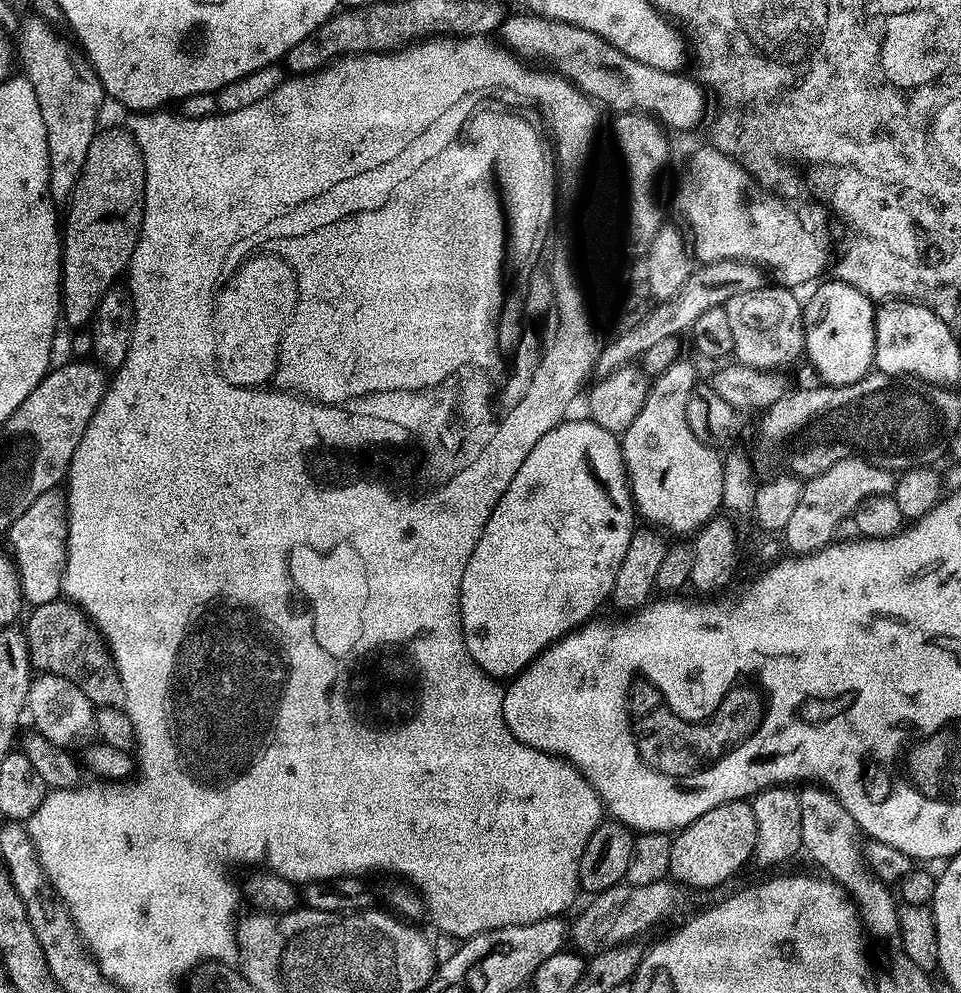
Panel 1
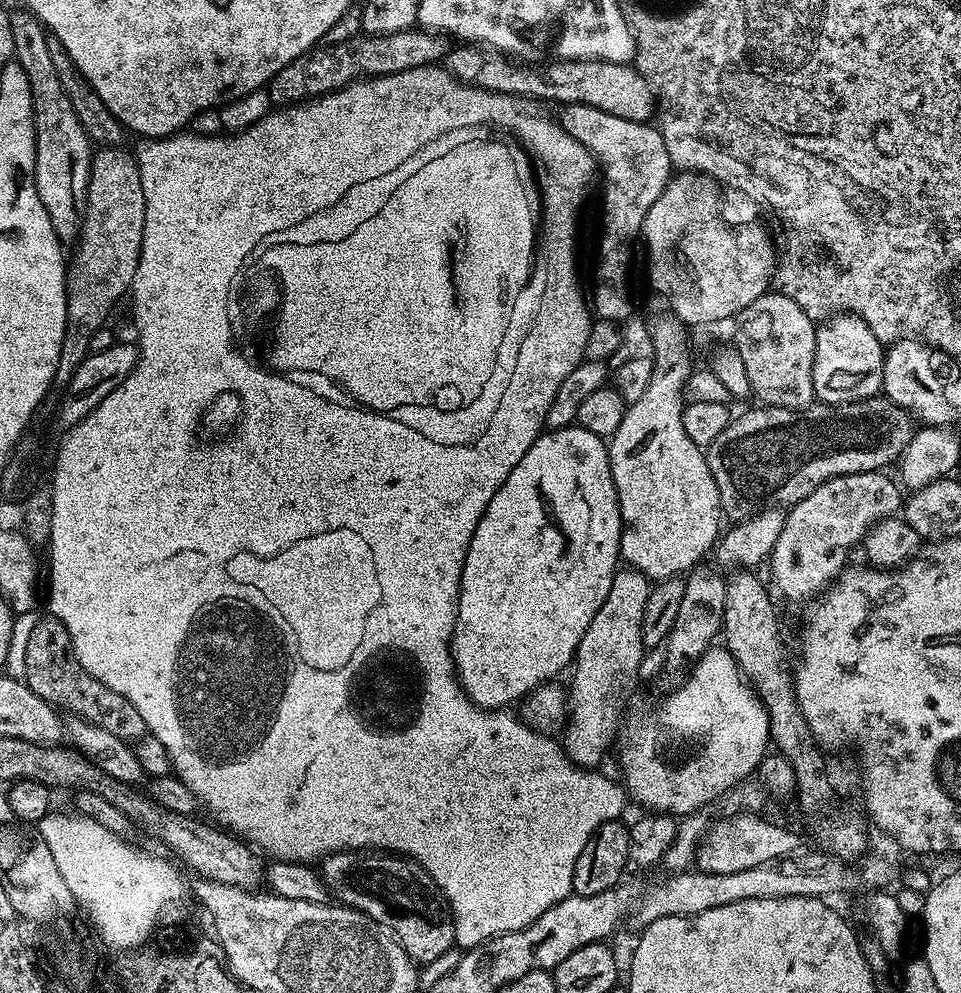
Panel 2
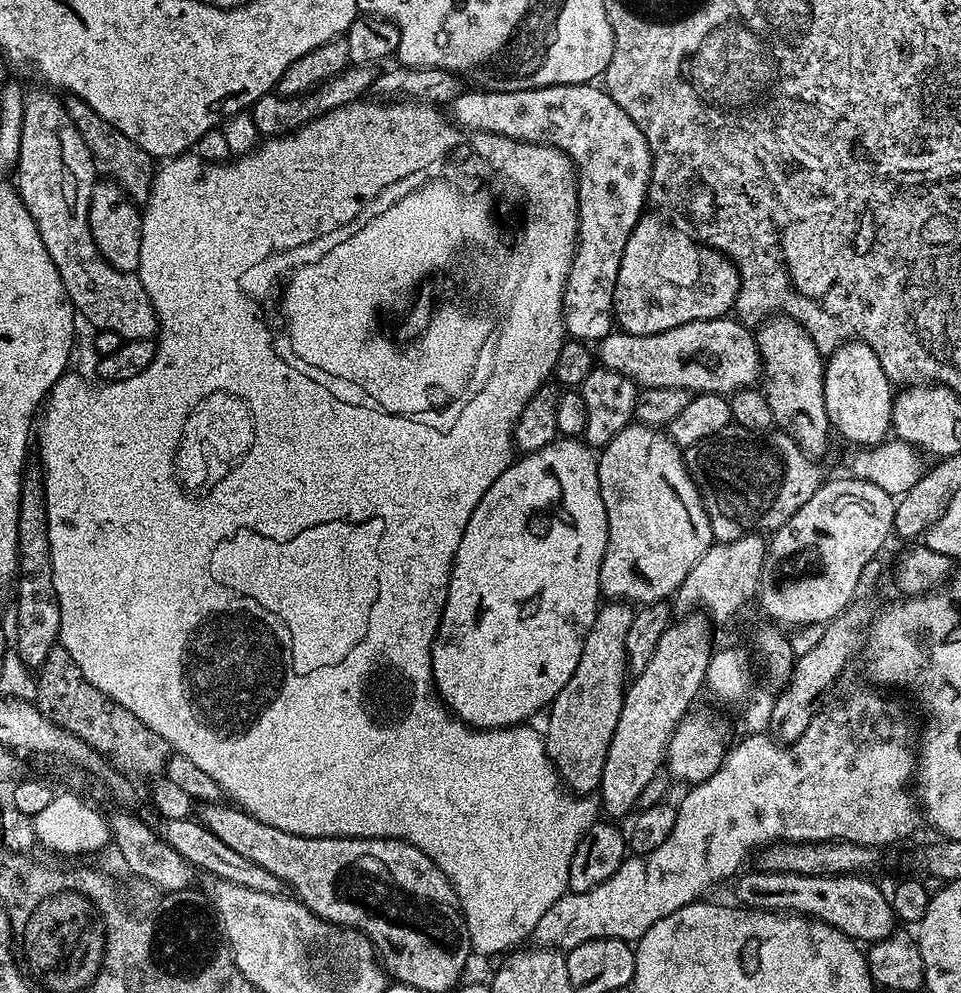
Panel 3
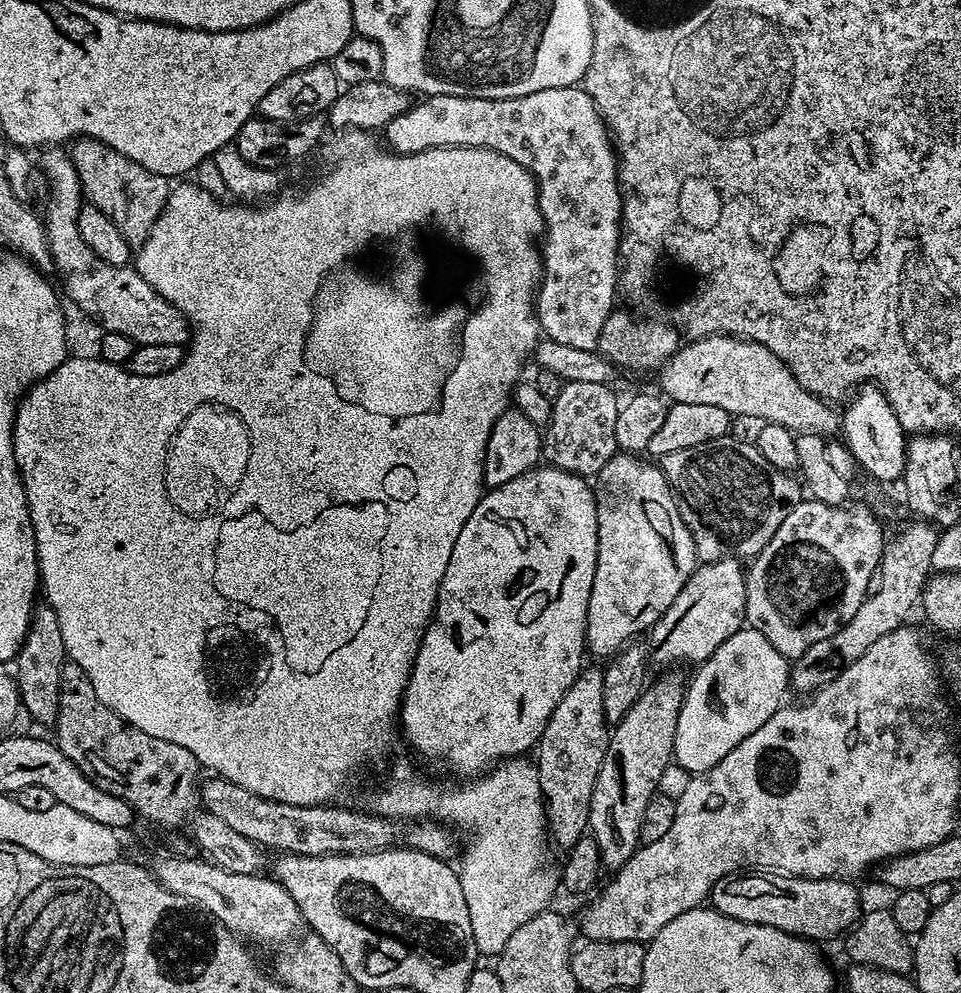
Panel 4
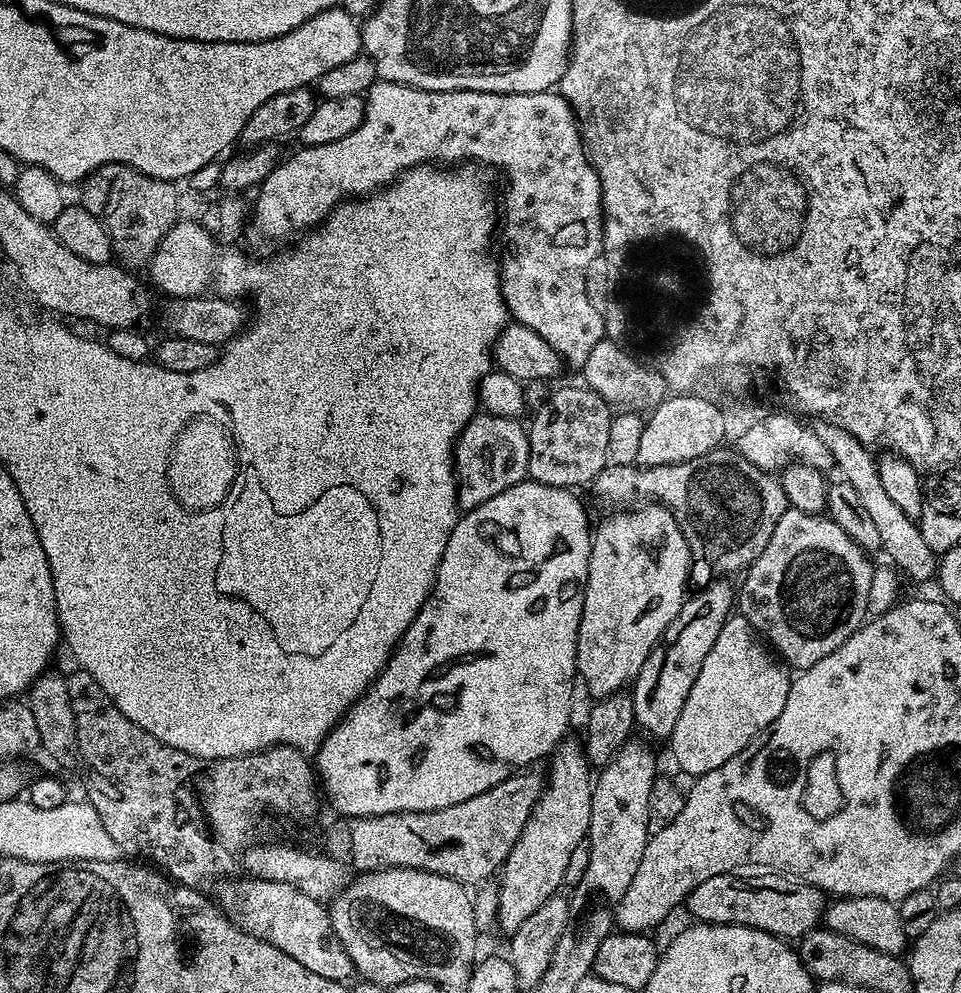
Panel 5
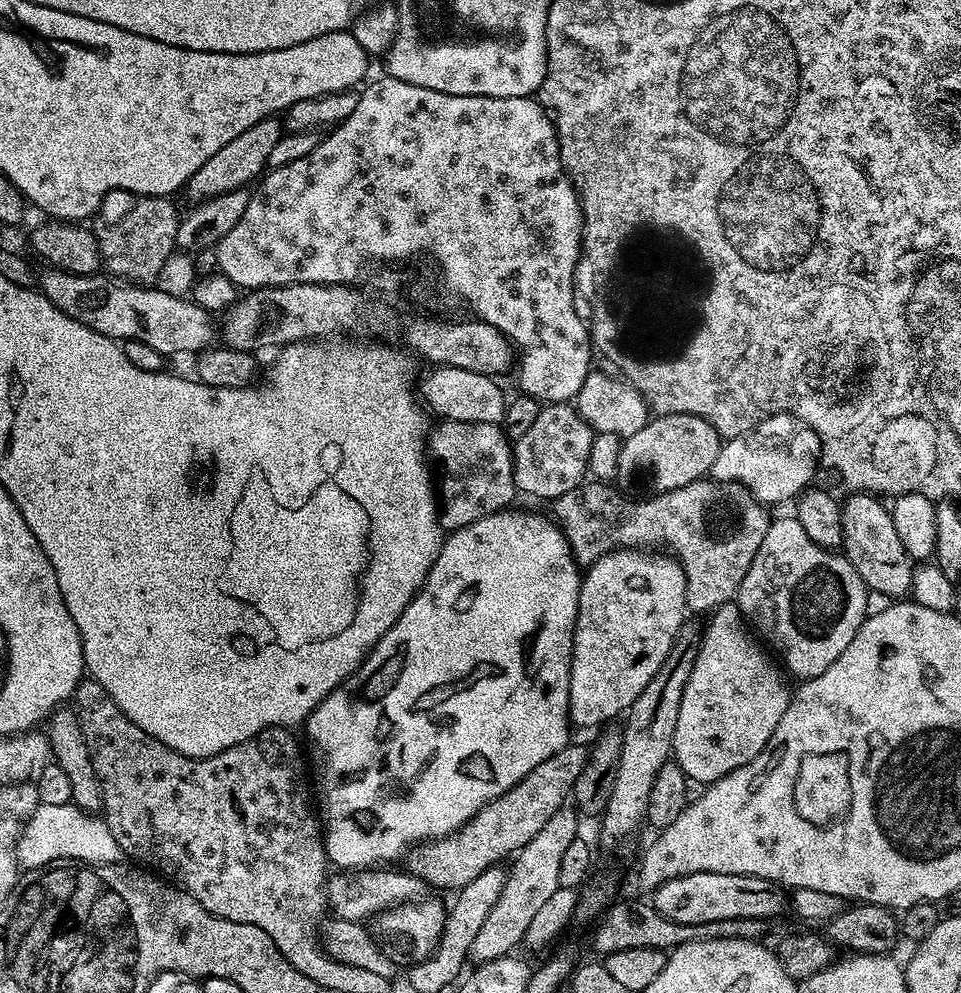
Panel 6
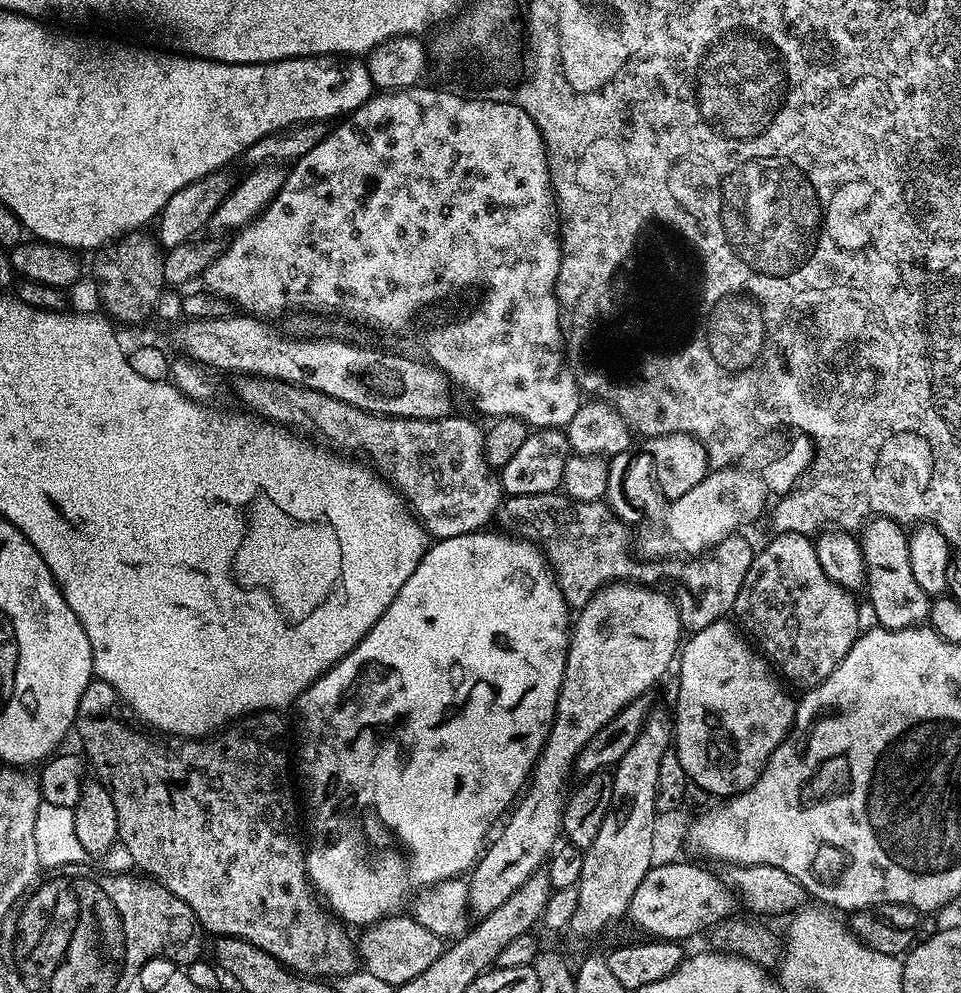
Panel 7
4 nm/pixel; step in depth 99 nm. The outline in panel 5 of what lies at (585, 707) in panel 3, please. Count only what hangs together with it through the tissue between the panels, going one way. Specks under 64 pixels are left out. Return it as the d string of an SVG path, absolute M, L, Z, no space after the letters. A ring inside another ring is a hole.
M572 739L561 740L547 761L544 792L532 807L532 817L526 826L522 826L522 834L518 842L514 842L499 873L496 924L505 934L518 930L534 910L561 891L570 854L588 839L594 772L584 753L583 743Z

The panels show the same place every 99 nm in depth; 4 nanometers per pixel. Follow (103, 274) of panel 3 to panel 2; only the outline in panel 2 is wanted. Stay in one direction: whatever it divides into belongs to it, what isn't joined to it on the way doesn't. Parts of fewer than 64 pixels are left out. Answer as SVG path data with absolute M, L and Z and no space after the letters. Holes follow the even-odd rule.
M13 13L14 58L30 81L35 116L35 182L39 197L50 214L50 222L61 242L72 242L80 235L88 195L89 170L94 155L92 140L66 96L48 51L44 26L29 13Z

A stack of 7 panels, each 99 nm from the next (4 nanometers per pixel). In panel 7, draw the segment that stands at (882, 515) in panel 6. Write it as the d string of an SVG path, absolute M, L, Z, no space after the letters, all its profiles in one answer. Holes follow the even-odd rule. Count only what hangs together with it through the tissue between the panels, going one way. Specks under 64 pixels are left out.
M873 516L859 529L858 539L864 559L867 603L874 606L876 623L882 628L913 628L927 621L930 597L918 586L910 570L908 532L899 520Z

